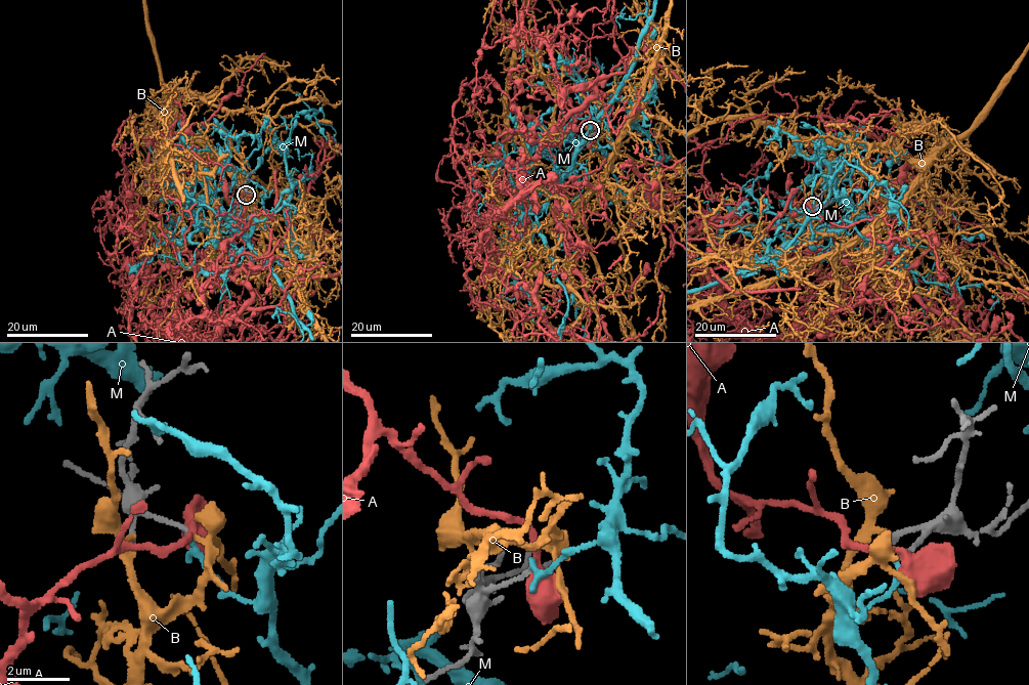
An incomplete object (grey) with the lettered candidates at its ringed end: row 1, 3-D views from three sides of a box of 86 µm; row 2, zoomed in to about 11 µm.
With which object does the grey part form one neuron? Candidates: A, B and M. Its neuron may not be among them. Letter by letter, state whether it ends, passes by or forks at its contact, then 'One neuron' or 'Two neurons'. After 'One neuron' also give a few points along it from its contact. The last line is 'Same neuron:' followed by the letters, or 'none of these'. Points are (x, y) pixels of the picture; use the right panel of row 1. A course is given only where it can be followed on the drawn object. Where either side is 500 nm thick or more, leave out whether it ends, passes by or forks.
A: Two neurons
B: It passes by. One neuron
M: It passes by. Two neurons
Same neuron: B

